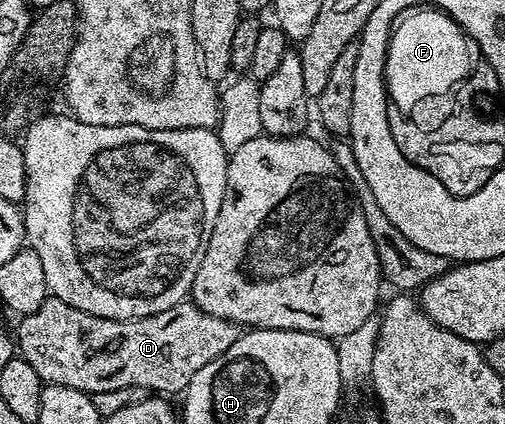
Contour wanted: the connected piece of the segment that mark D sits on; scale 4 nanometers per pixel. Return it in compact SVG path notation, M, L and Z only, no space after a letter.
M48 297L40 309L21 316L19 323L22 324L18 327L18 335L16 331L17 354L26 359L32 369L36 369L43 384L68 385L72 389L85 391L91 397L96 393L108 393L112 389L125 387L136 387L143 393L185 392L192 377L196 377L196 373L200 373L208 361L216 361L220 353L225 353L240 334L238 324L212 317L190 301L183 301L172 309L164 309L164 313L143 319L105 319Z

